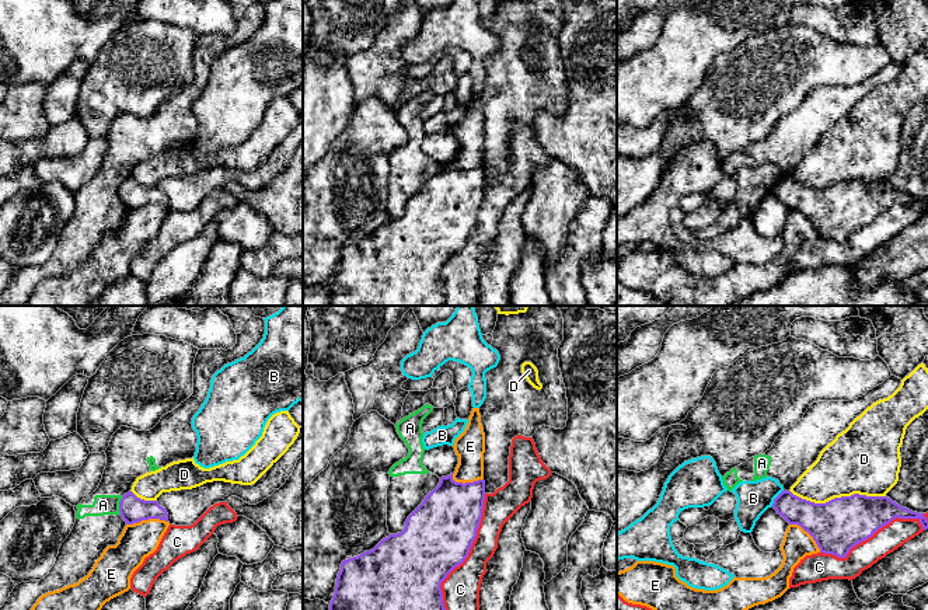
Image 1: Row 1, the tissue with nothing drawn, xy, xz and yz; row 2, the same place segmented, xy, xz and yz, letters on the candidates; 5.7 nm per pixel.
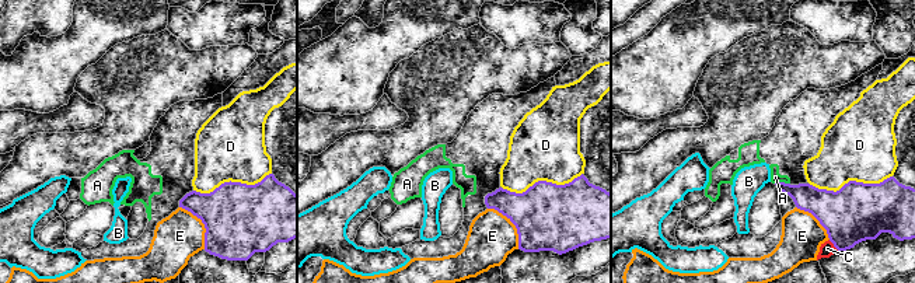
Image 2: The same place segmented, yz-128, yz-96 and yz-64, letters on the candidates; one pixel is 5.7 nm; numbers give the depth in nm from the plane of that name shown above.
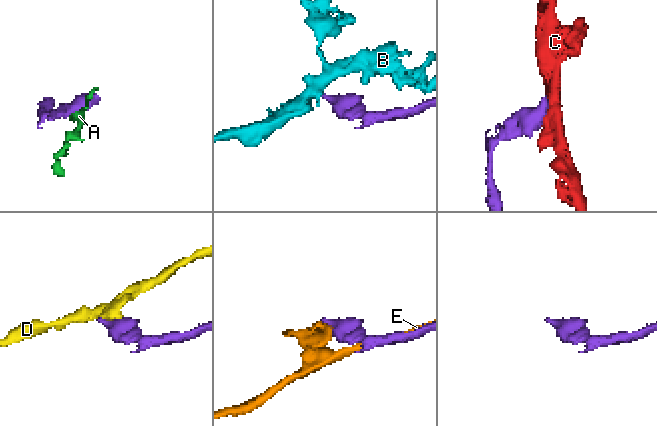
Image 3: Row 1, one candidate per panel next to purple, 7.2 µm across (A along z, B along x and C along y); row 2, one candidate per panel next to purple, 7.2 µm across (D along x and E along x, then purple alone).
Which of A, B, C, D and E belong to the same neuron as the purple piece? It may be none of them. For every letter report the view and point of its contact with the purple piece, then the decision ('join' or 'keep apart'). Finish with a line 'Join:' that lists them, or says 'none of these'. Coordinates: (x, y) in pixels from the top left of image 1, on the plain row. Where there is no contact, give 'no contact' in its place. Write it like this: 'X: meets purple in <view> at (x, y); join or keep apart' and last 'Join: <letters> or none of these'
A: meets purple in xy at (119, 191); keep apart
B: meets purple in yz at (775, 184); keep apart
C: meets purple in xz at (467, 241); keep apart
D: meets purple in yz at (837, 184); keep apart
E: meets purple in xy at (146, 205); keep apart
Join: none of these

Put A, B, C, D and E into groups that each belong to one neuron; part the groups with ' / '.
A / B / C / D / E

